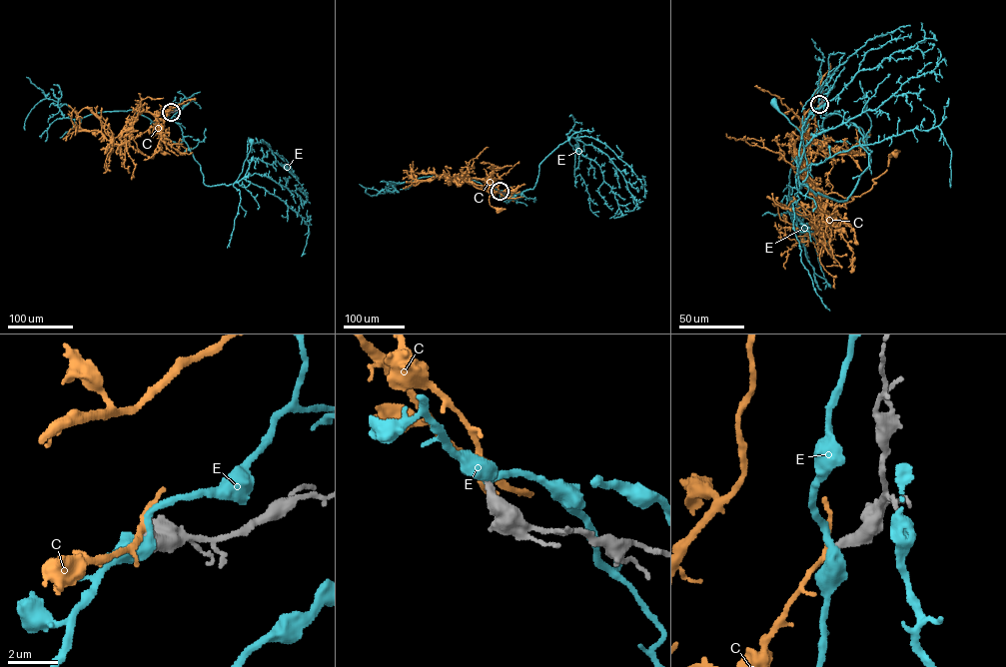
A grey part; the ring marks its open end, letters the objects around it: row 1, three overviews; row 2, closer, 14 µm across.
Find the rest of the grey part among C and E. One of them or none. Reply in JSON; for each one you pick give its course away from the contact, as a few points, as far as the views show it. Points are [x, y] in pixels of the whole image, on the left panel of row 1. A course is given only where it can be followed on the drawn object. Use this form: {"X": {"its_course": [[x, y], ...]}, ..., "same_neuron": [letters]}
{"C": {"its_course": [[171, 112], [154, 114], [142, 111], [131, 130], [131, 138], [144, 154], [152, 158], [157, 151], [164, 153]]}, "same_neuron": ["C"]}

